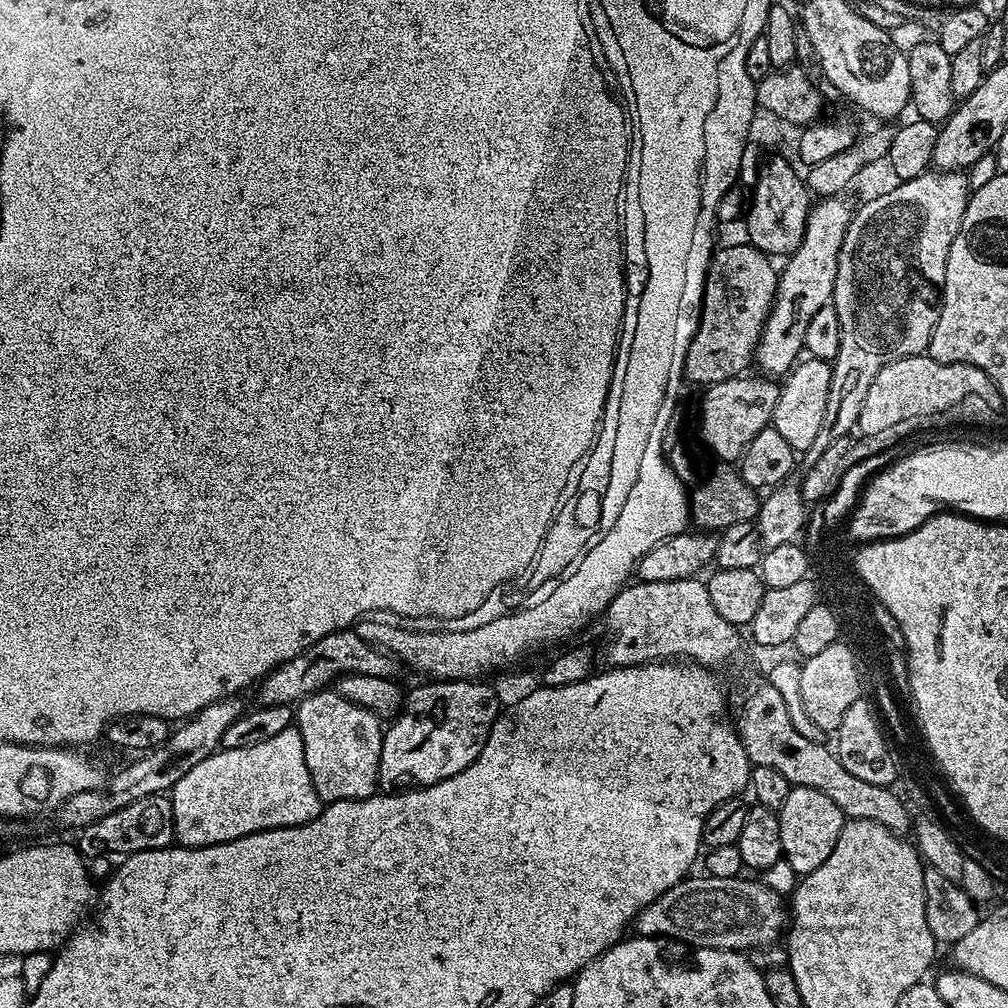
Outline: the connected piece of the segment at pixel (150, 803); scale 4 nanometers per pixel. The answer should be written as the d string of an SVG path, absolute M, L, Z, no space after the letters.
M161 794L138 798L128 806L114 810L112 814L98 819L92 825L87 825L79 833L78 851L85 858L91 858L91 856L123 858L146 850L169 847L175 835L172 801L167 795Z

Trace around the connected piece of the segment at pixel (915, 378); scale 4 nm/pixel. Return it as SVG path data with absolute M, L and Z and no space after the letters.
M930 355L898 358L882 370L878 370L878 378L870 382L870 390L866 390L866 402L862 402L862 414L858 425L859 435L875 434L894 422L910 418L927 418L940 416L943 412L951 413L958 407L958 398L964 394L980 394L988 400L996 413L1003 417L1006 402L994 382L978 366L969 364L939 364Z

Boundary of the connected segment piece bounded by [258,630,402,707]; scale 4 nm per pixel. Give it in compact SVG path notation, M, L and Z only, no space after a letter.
M354 630L331 632L326 634L314 646L310 646L302 654L290 658L286 663L279 664L273 672L269 672L263 680L259 681L260 704L272 707L289 704L295 706L306 696L313 696L316 692L325 691L329 686L335 685L341 676L357 672L370 674L378 678L392 678L396 671L402 668L401 661L387 650L381 650L377 645L368 643Z

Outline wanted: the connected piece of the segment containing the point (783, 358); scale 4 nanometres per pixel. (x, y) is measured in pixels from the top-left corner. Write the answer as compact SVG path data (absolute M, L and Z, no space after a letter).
M839 195L820 198L808 213L806 234L798 250L783 261L777 277L772 308L761 328L756 347L755 363L765 375L780 378L795 367L803 353L806 330L814 315L831 301L834 282L837 280L838 254L846 238L846 230L852 221L853 205L848 205Z

